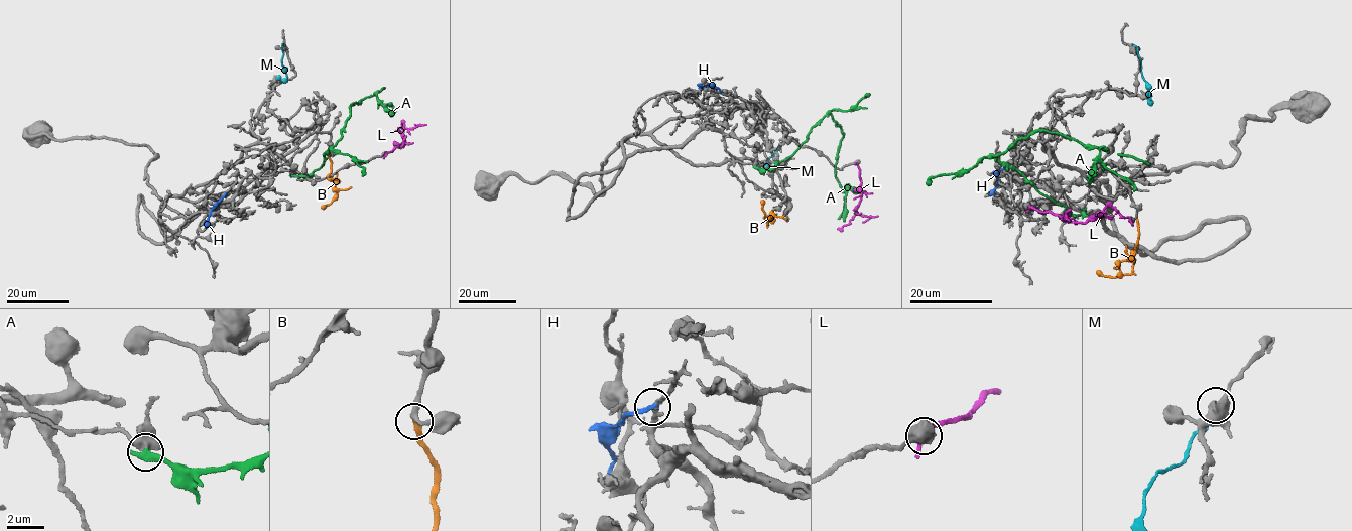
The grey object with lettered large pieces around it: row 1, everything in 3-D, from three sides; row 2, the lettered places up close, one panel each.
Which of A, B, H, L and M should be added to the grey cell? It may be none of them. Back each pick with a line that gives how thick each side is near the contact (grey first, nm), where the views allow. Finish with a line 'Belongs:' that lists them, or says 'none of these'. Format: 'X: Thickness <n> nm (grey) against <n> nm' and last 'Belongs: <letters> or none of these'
B: Thickness 240 nm (grey) against 240 nm
Belongs: B

